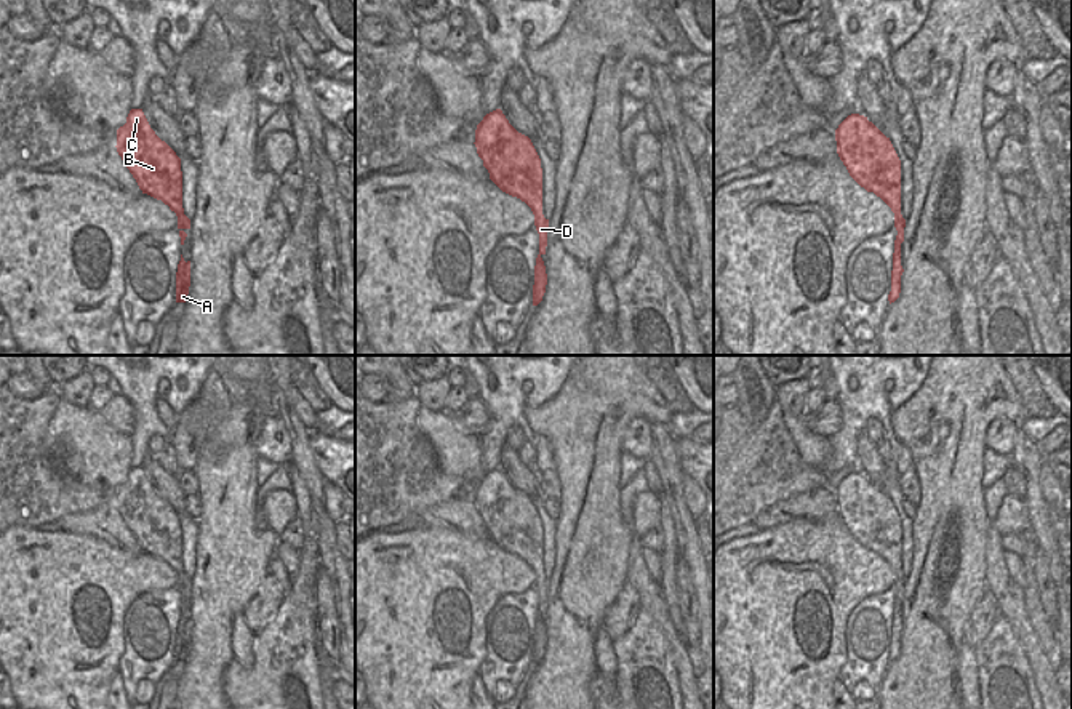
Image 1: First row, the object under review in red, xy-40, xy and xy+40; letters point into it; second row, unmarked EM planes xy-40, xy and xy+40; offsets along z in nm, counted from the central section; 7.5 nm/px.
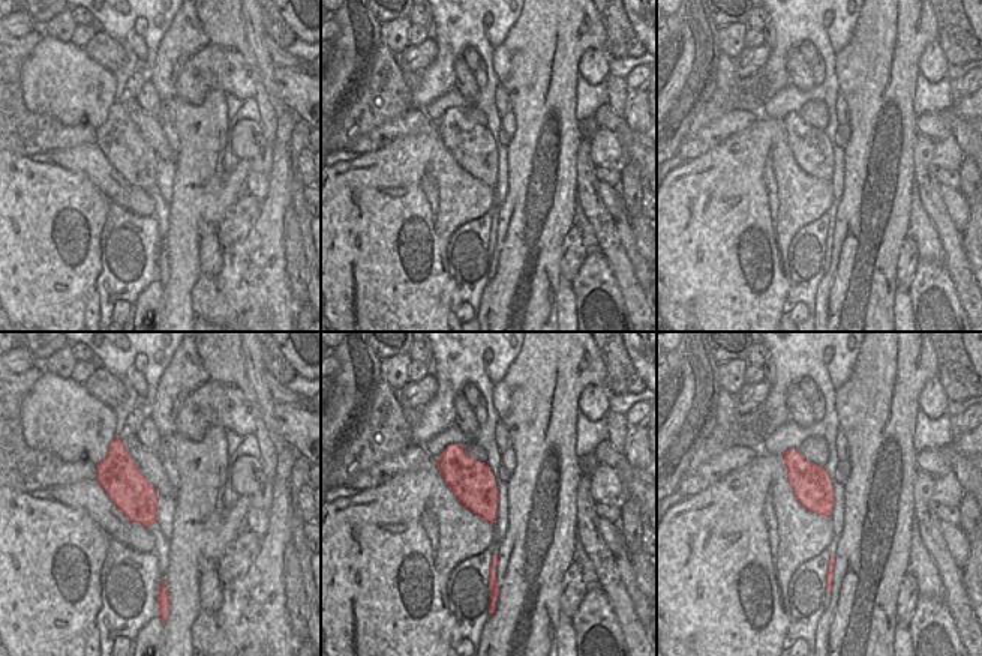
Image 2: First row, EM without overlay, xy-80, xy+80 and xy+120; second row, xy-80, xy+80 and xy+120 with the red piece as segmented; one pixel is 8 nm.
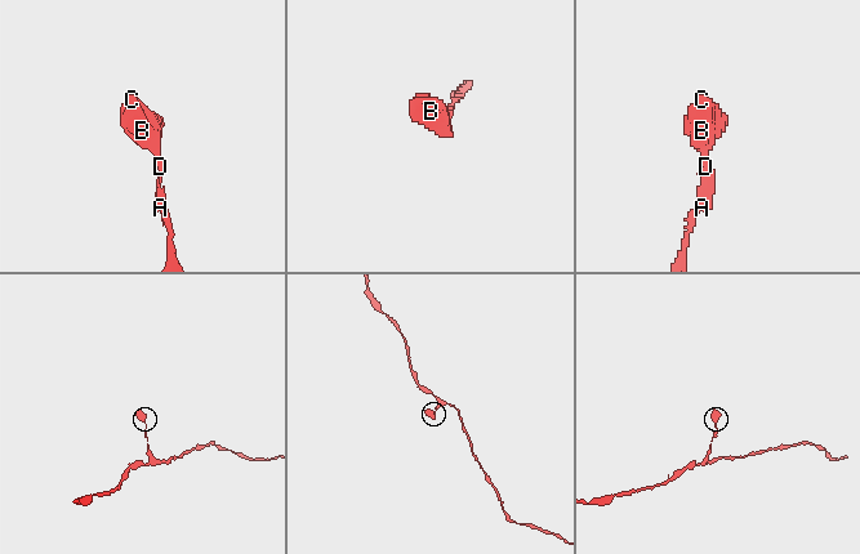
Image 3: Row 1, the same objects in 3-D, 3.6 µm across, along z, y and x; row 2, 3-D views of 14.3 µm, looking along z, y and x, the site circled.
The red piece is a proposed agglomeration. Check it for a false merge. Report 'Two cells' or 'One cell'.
One cell

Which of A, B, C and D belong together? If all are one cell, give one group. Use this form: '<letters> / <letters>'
A B C D

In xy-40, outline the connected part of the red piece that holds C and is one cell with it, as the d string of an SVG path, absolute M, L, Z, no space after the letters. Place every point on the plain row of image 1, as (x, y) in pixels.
M131 467L126 482L117 488L117 511L142 552L162 559L178 575L181 603L190 587L182 567L181 517L150 487L142 467Z

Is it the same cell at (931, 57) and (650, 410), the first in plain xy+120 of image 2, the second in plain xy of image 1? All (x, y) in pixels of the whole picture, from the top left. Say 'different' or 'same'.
different

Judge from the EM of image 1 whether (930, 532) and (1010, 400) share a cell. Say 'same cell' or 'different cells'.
same cell

